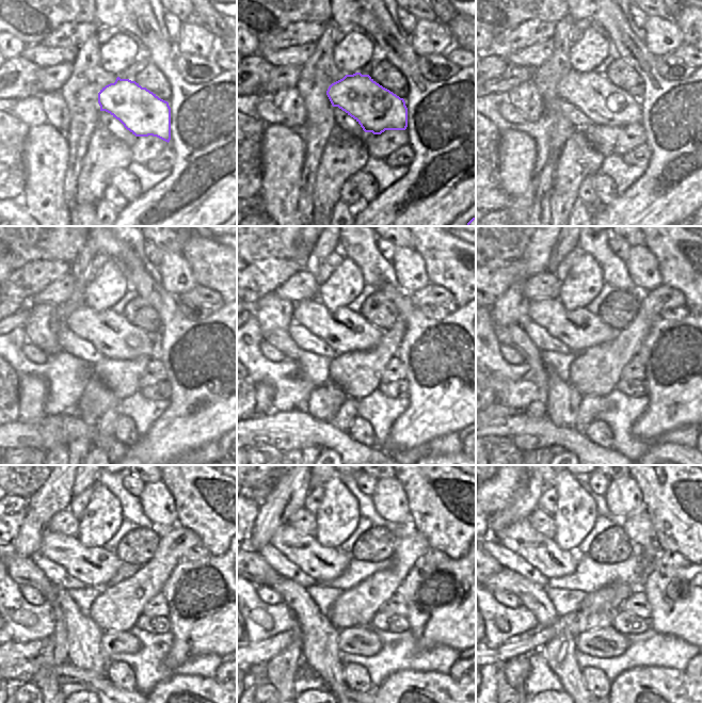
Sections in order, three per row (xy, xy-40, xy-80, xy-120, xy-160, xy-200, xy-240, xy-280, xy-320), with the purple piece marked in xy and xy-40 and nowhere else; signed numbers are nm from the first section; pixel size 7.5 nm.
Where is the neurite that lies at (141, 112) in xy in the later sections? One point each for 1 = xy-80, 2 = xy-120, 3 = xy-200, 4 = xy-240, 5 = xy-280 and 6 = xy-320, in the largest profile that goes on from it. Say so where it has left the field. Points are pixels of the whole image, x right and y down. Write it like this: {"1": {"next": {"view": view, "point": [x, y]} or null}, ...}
{"1": {"next": {"view": "xy-80", "point": [605, 105]}}, "2": {"next": {"view": "xy-120", "point": [110, 333]}}, "3": {"next": {"view": "xy-200", "point": [580, 330]}}, "4": {"next": {"view": "xy-240", "point": [97, 566]}}, "5": {"next": {"view": "xy-280", "point": [323, 564]}}, "6": {"next": {"view": "xy-320", "point": [542, 553]}}}

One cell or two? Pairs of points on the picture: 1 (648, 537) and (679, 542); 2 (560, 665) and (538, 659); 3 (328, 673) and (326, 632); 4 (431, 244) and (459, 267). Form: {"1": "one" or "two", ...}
{"1": "two", "2": "two", "3": "one", "4": "one"}

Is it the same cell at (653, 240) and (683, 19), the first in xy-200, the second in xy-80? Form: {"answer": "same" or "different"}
{"answer": "same"}

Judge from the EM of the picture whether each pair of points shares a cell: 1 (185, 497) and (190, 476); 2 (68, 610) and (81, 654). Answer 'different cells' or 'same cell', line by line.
1: same cell
2: same cell

